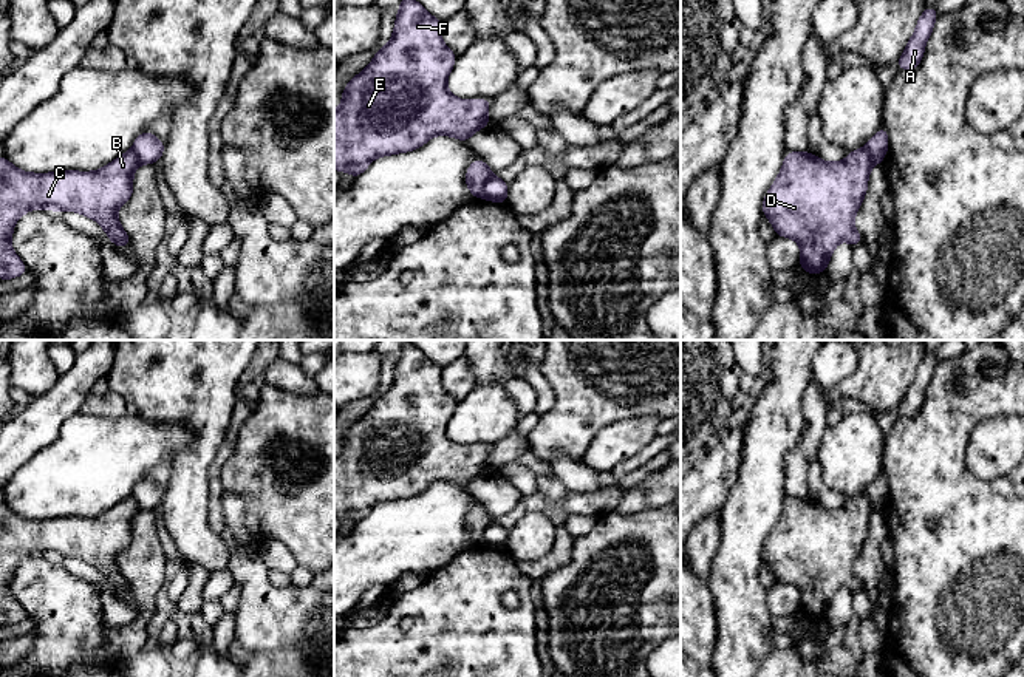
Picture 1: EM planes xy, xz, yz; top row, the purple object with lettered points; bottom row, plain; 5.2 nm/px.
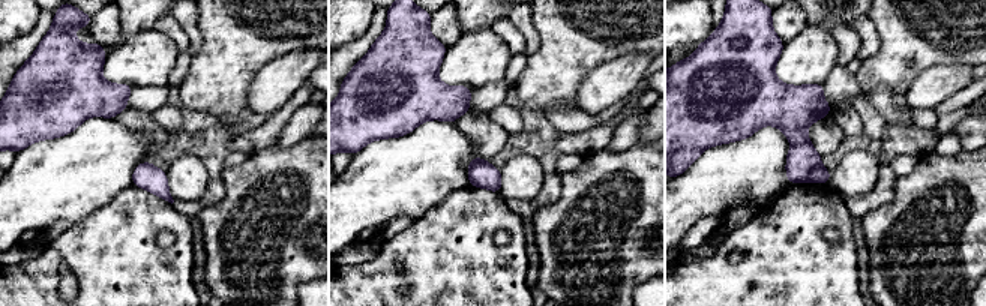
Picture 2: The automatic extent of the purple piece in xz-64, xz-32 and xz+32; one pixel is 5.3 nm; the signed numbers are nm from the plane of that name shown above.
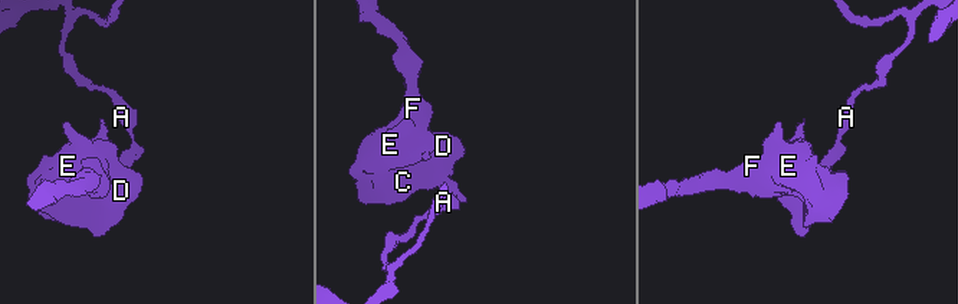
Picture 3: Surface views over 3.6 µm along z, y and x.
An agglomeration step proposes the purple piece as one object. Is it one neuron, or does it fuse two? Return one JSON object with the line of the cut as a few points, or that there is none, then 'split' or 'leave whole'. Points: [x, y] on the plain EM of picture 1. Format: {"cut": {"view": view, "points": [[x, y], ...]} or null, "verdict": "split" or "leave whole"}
{"cut": {"view": "xz", "points": [[494, 520], [478, 543]]}, "verdict": "split"}

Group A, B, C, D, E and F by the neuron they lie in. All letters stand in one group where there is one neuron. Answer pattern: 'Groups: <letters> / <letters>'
Groups: A / B C D E F

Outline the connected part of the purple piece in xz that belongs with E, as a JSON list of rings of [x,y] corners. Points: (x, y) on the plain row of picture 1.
[[[402,342],[390,388],[346,430],[342,451],[334,456],[336,516],[350,518],[354,527],[379,502],[416,496],[438,481],[467,490],[475,478],[492,471],[487,464],[492,447],[461,447],[447,436],[456,400],[444,391],[441,373],[442,366]]]

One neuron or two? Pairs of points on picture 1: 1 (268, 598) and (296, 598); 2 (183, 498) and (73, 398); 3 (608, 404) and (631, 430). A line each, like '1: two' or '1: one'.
1: one
2: two
3: two

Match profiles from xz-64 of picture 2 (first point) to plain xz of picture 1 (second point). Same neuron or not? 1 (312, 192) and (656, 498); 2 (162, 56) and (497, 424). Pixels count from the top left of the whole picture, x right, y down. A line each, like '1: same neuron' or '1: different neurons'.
1: different neurons
2: same neuron

